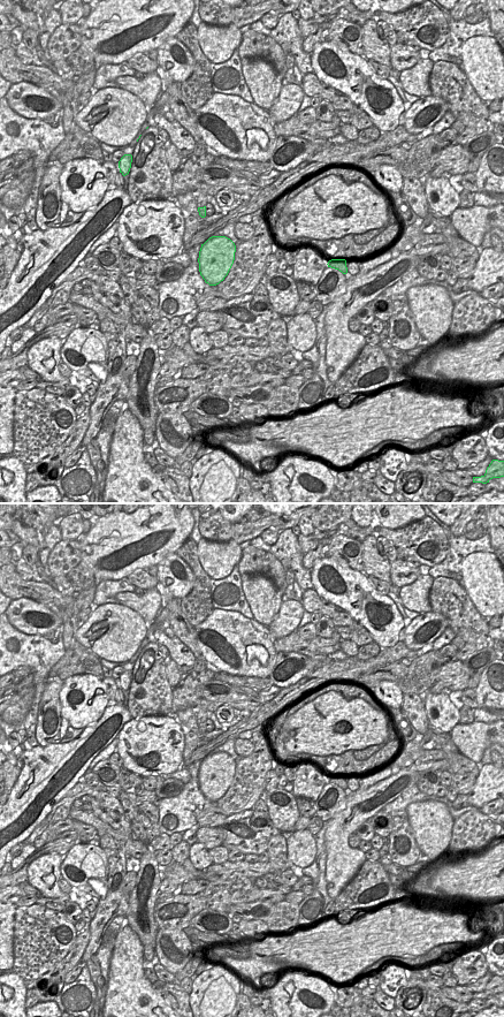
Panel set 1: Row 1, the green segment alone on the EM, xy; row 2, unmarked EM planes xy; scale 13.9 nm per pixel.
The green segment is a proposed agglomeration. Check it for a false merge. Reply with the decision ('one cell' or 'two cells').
one cell

